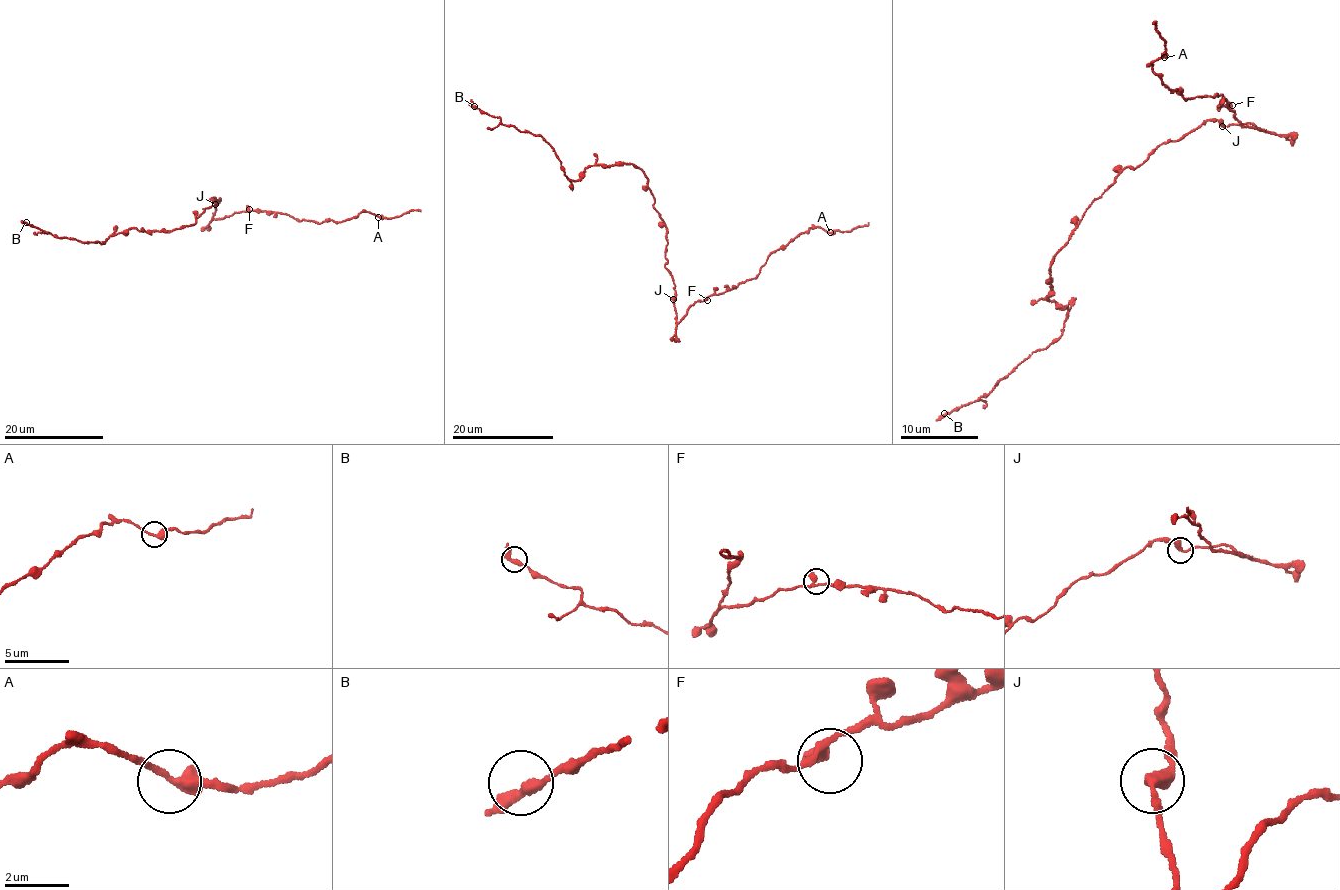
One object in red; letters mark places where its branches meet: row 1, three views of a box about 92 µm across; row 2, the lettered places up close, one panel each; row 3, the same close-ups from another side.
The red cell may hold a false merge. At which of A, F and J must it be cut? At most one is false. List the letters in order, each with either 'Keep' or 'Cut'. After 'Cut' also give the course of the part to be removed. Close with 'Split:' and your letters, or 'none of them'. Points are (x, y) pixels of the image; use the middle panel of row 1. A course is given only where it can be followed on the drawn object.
A: Keep
F: Keep
J: Keep
Split: none of them

